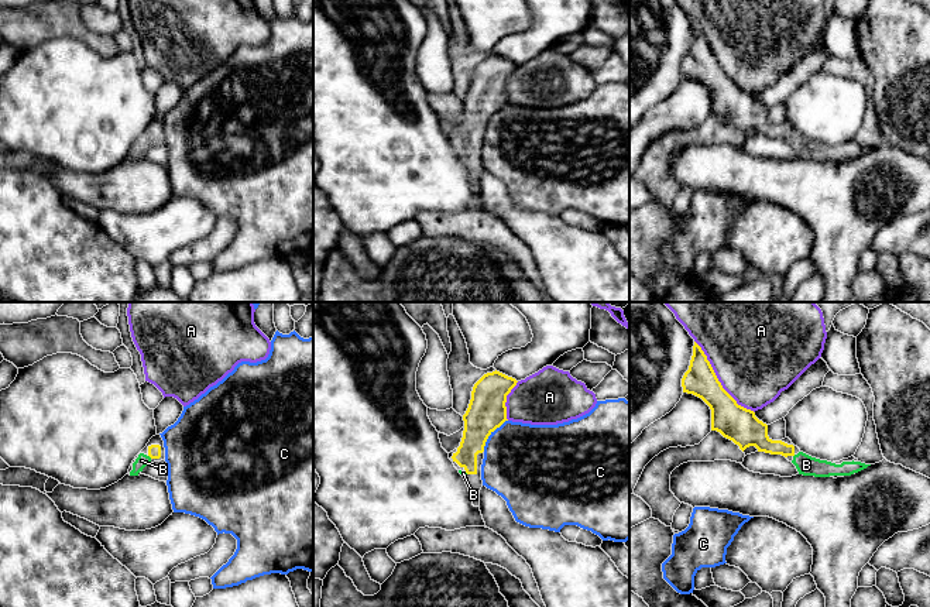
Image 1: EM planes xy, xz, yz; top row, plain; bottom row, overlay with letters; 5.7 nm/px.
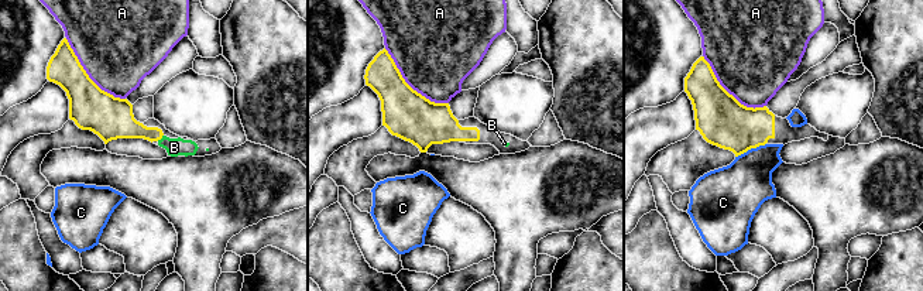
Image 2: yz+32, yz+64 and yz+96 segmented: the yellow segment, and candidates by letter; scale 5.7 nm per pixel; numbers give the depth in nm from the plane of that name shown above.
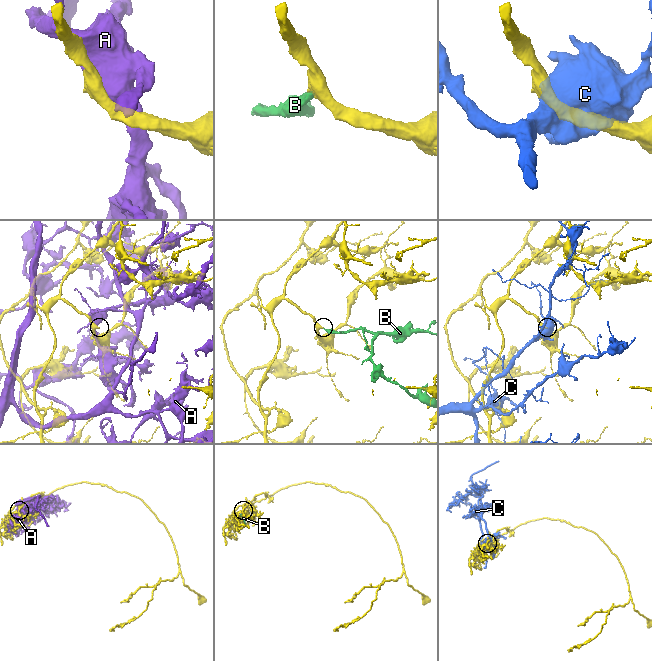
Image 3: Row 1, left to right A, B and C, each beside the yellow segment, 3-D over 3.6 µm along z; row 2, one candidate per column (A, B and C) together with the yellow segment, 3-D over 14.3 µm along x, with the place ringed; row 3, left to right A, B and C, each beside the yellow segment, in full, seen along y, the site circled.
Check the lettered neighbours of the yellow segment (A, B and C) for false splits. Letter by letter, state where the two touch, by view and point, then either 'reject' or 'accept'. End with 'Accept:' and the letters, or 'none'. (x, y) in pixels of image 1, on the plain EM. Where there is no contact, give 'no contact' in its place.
A: meets yellow in yz at (717, 64); reject
B: meets yellow in xy at (150, 140); accept
C: meets yellow in xz at (490, 117); reject
Accept: B

